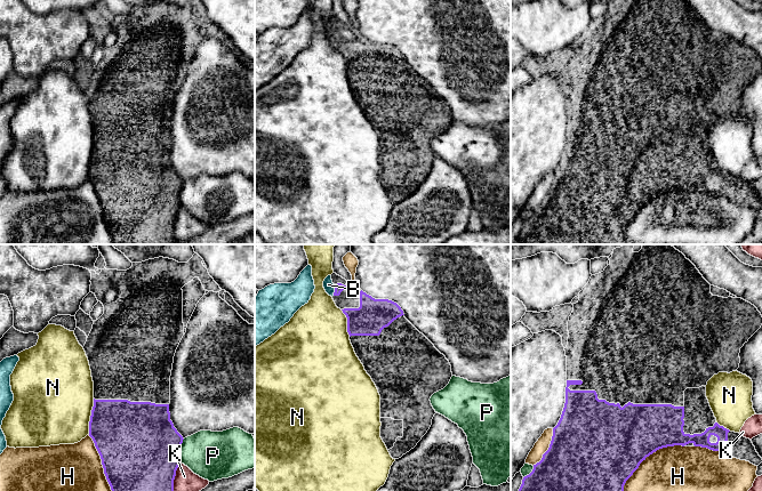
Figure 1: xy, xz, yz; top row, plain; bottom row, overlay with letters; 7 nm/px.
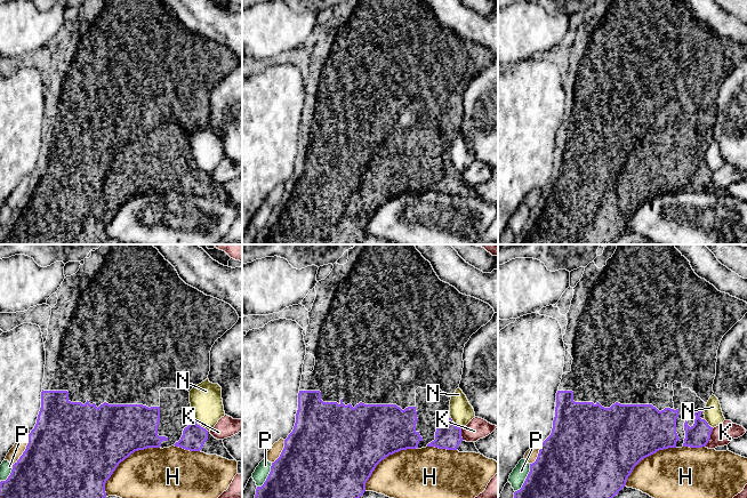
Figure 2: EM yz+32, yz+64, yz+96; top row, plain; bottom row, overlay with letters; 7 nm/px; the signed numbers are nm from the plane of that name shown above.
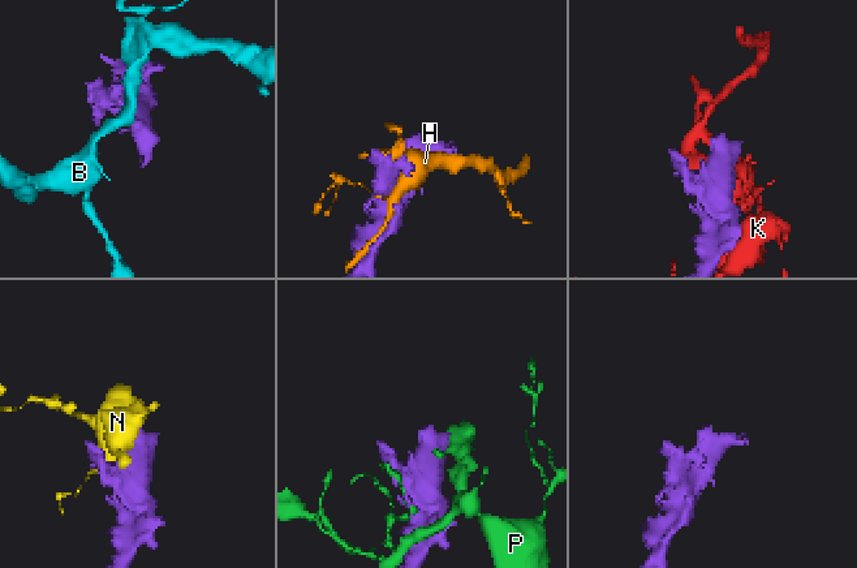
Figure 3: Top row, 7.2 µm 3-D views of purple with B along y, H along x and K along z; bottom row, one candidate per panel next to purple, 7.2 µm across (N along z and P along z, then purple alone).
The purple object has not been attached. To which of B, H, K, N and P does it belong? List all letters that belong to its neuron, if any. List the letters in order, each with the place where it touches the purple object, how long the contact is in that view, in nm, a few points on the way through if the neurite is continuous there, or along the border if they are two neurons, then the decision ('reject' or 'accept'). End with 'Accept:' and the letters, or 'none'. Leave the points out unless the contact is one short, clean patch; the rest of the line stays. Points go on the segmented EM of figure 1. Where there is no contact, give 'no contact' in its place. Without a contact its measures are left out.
B: xz (335, 290) | 80 nm | along xz (335, 284), (333, 295) | reject
H: yz (648, 456) | 550 nm | reject
K: xy (175, 475) | 200 nm | reject
N: xy (90, 417) | 260 nm | reject
P: xy (178, 450) | 170 nm | reject
Accept: none

